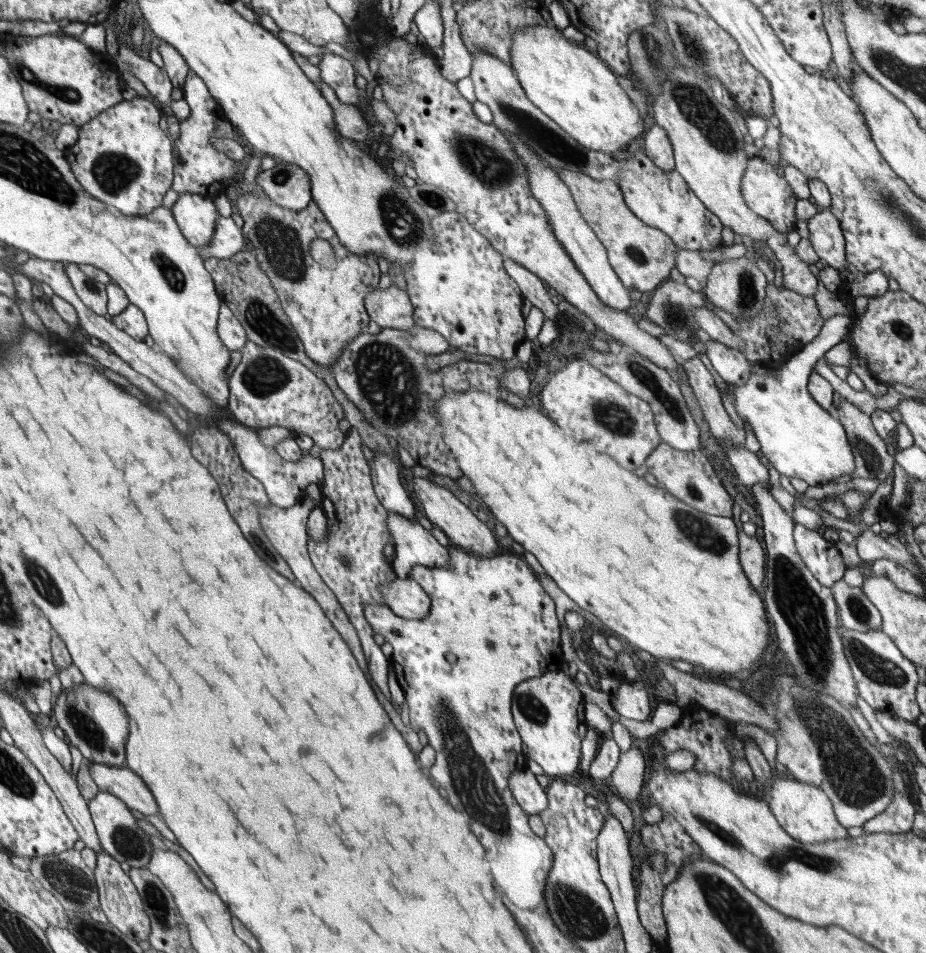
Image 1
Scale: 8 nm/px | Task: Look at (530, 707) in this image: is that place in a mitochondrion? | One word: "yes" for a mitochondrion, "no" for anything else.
yes

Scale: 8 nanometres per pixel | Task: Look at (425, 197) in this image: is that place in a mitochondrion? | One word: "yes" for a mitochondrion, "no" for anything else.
yes

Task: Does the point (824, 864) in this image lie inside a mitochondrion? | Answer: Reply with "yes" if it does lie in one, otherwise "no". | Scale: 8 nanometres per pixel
yes

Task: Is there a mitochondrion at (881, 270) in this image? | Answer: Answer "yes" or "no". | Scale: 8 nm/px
no

